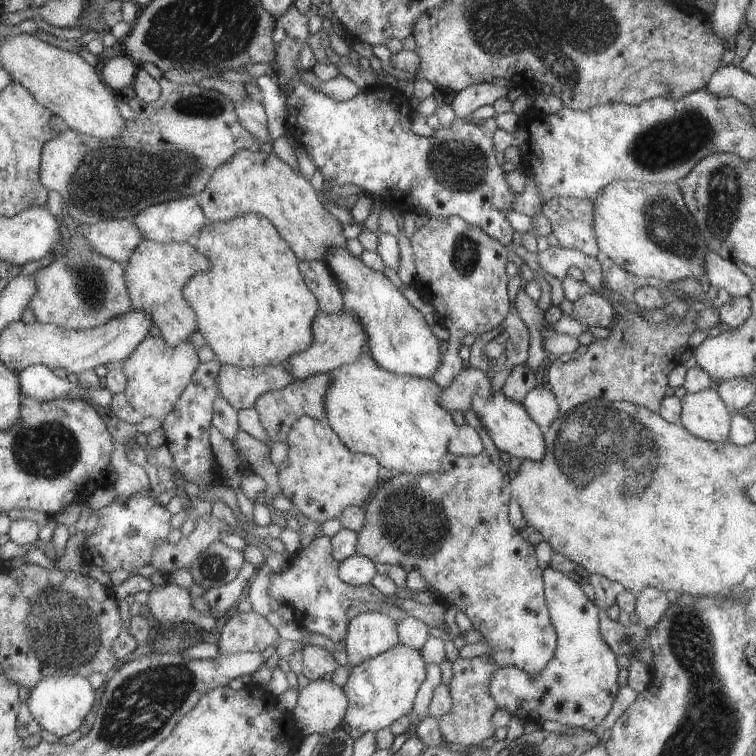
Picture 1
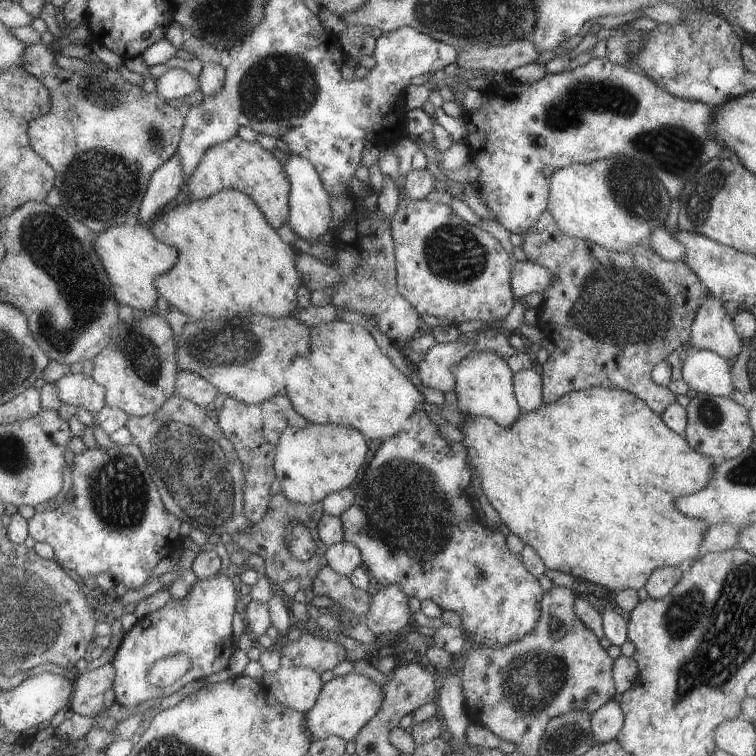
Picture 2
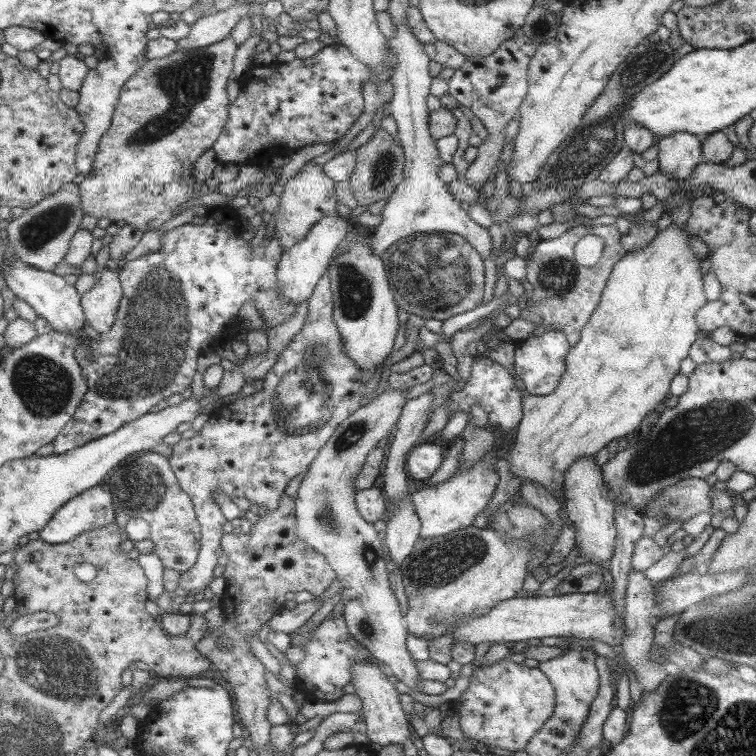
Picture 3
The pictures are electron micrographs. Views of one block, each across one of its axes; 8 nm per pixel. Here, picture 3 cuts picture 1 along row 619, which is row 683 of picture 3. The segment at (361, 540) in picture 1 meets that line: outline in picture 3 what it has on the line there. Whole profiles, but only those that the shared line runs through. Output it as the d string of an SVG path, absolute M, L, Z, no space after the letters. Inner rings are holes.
M508 657L491 665L483 665L482 660L476 662L468 678L467 687L458 700L452 701L452 708L459 718L463 736L476 742L480 748L487 744L510 752L523 751L530 738L552 716L557 704L554 687L546 675L541 674L537 667L513 663Z

